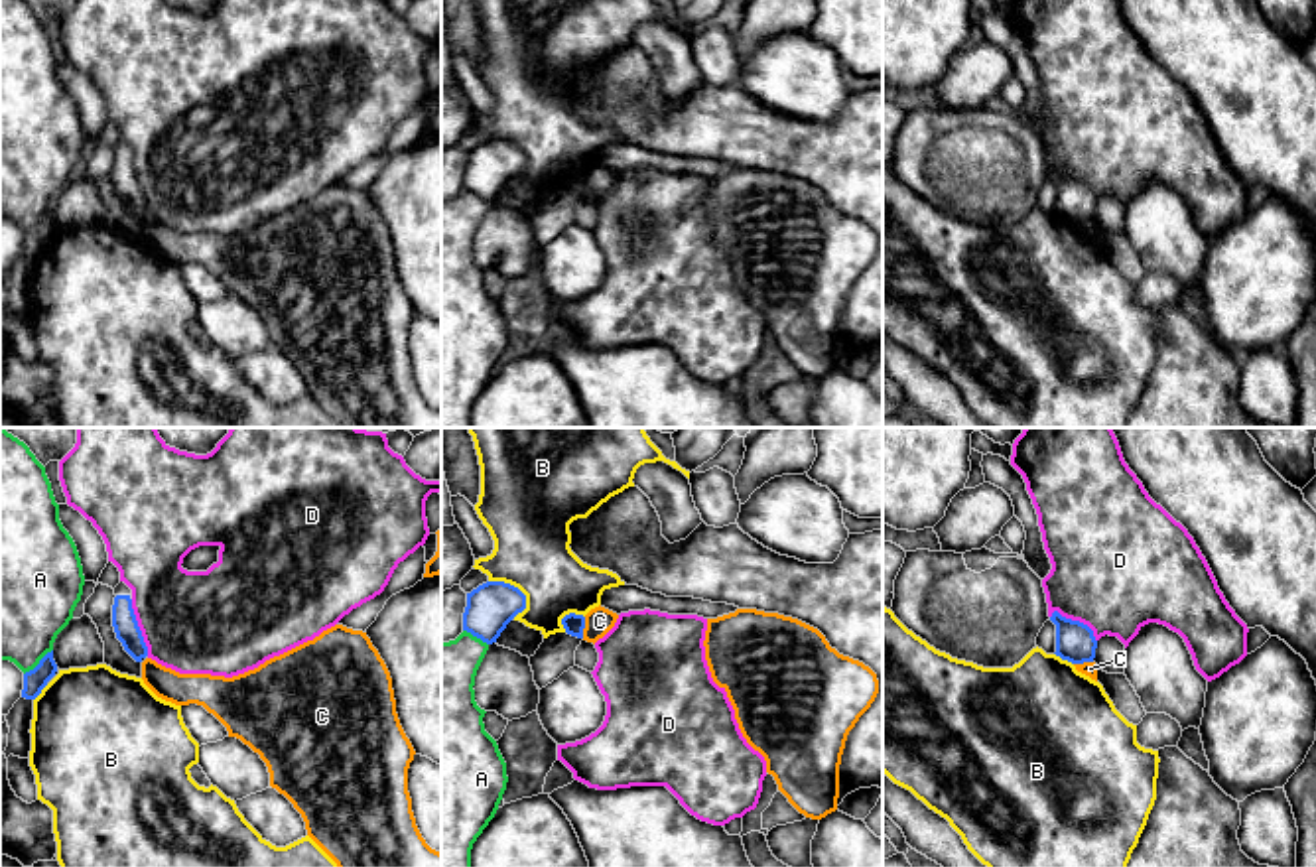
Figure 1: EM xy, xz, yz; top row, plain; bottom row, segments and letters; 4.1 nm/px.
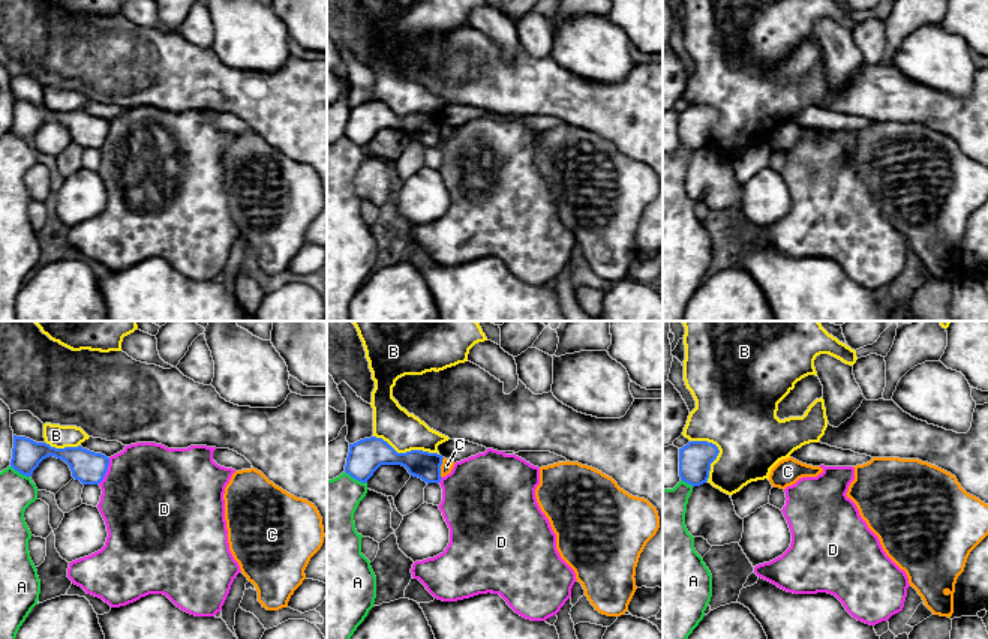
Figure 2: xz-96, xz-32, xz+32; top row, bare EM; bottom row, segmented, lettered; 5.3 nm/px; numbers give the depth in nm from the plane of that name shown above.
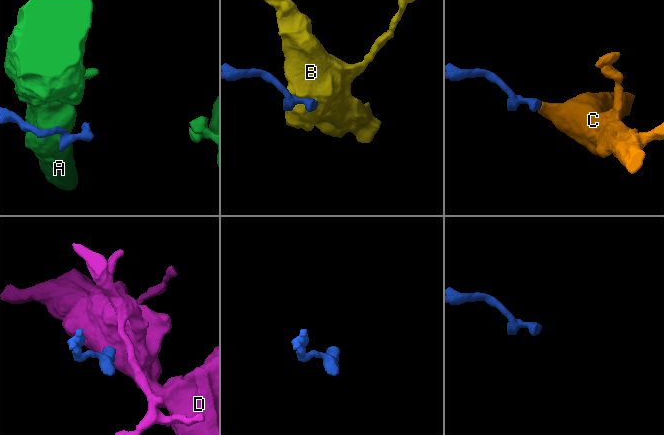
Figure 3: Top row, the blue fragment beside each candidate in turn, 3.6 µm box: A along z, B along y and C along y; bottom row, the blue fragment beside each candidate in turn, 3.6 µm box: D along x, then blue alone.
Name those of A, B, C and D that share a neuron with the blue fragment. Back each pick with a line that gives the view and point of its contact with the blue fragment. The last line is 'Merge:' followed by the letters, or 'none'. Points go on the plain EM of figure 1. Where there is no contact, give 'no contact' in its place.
Merge: none

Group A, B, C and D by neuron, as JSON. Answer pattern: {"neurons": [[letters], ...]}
{"neurons": [["A"], ["B"], ["C"], ["D"]]}

